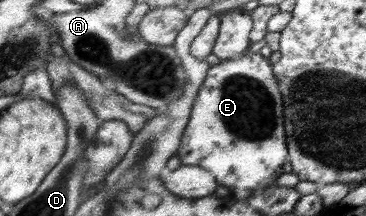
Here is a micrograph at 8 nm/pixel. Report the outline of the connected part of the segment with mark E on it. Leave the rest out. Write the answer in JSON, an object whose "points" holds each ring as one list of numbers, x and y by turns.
{"points":[[248,48,241,57,221,60,219,64,208,69,193,102,190,118,176,154,183,165,211,169,219,185,233,185,237,189,265,187,283,173,283,163,287,159,283,127,283,100,272,72,272,63,260,52,251,52]]}

